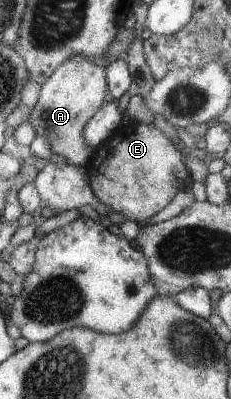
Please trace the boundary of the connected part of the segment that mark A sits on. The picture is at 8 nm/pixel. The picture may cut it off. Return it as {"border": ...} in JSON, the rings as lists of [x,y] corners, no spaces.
{"border":[[[72,55],[59,64],[40,85],[38,100],[31,108],[27,122],[49,146],[52,159],[63,159],[79,167],[85,167],[94,150],[87,147],[82,131],[88,119],[102,106],[104,90],[108,88],[105,67],[95,65],[78,55]]]}

